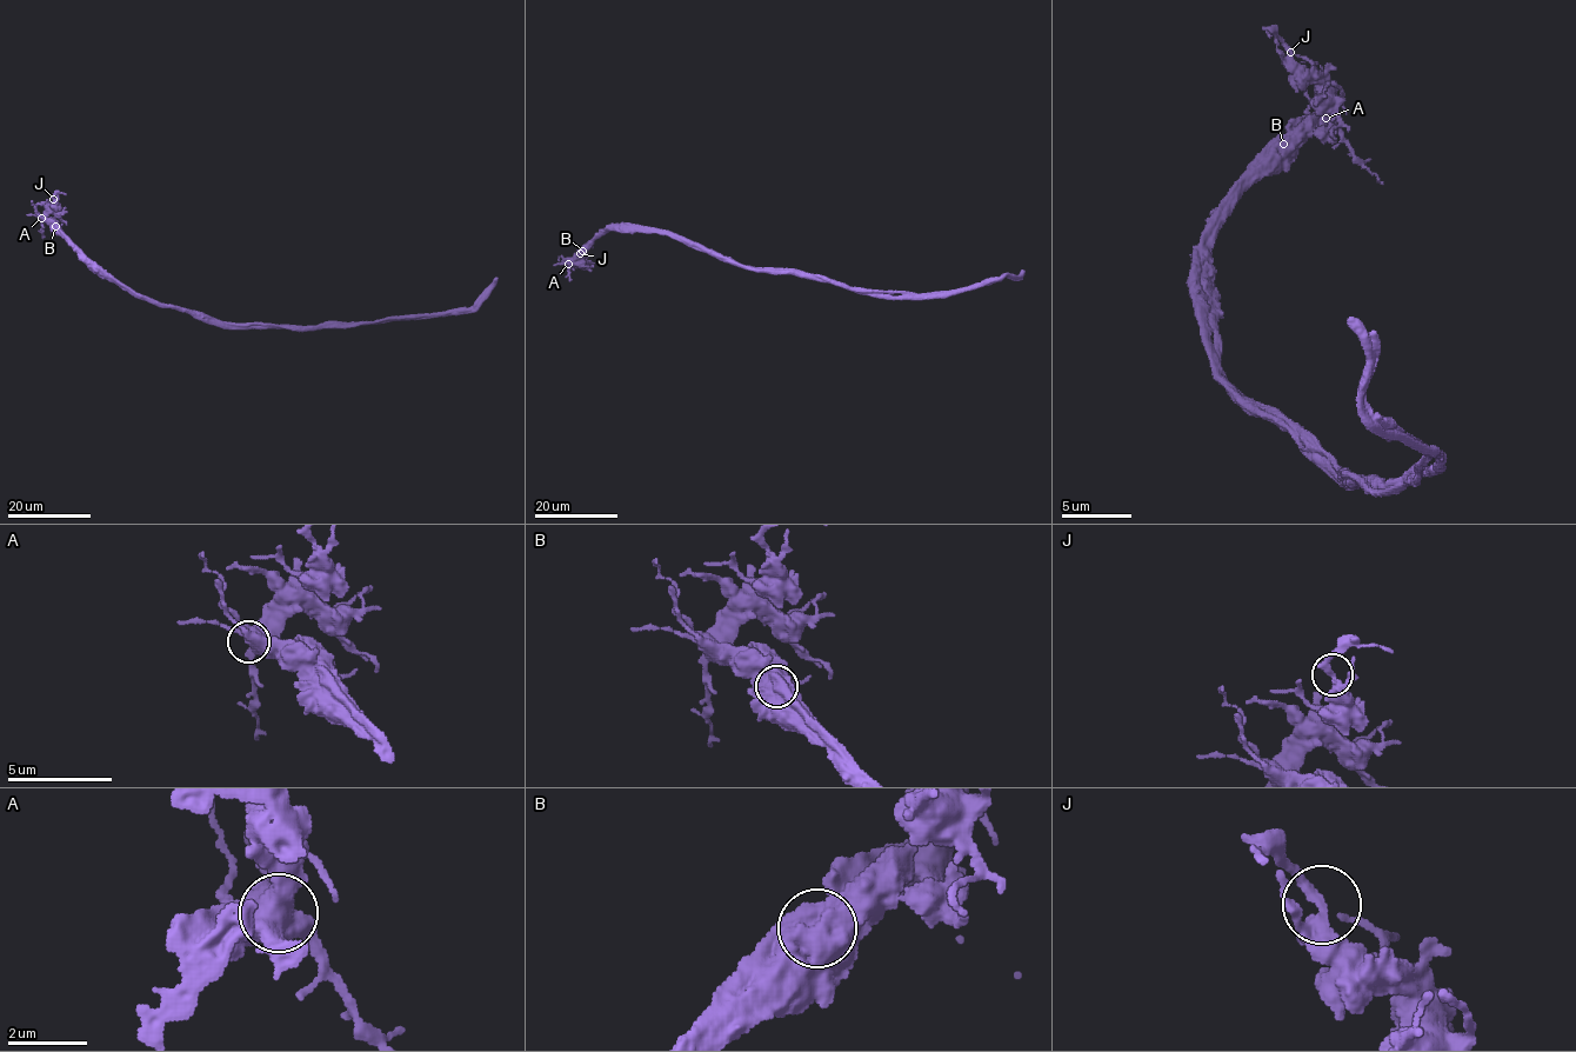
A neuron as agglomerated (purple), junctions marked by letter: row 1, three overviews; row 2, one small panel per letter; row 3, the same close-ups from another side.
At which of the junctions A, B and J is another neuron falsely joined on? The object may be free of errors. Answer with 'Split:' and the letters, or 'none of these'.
Split: B

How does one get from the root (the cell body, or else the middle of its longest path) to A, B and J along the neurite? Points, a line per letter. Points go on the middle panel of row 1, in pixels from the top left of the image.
A: (762, 271), (726, 261), (668, 233), (620, 230), (603, 230), (568, 264)
B: (762, 271), (726, 261), (668, 233), (605, 228), (582, 252)
J: (762, 271), (726, 261), (668, 233), (606, 228), (574, 262), (580, 253)

